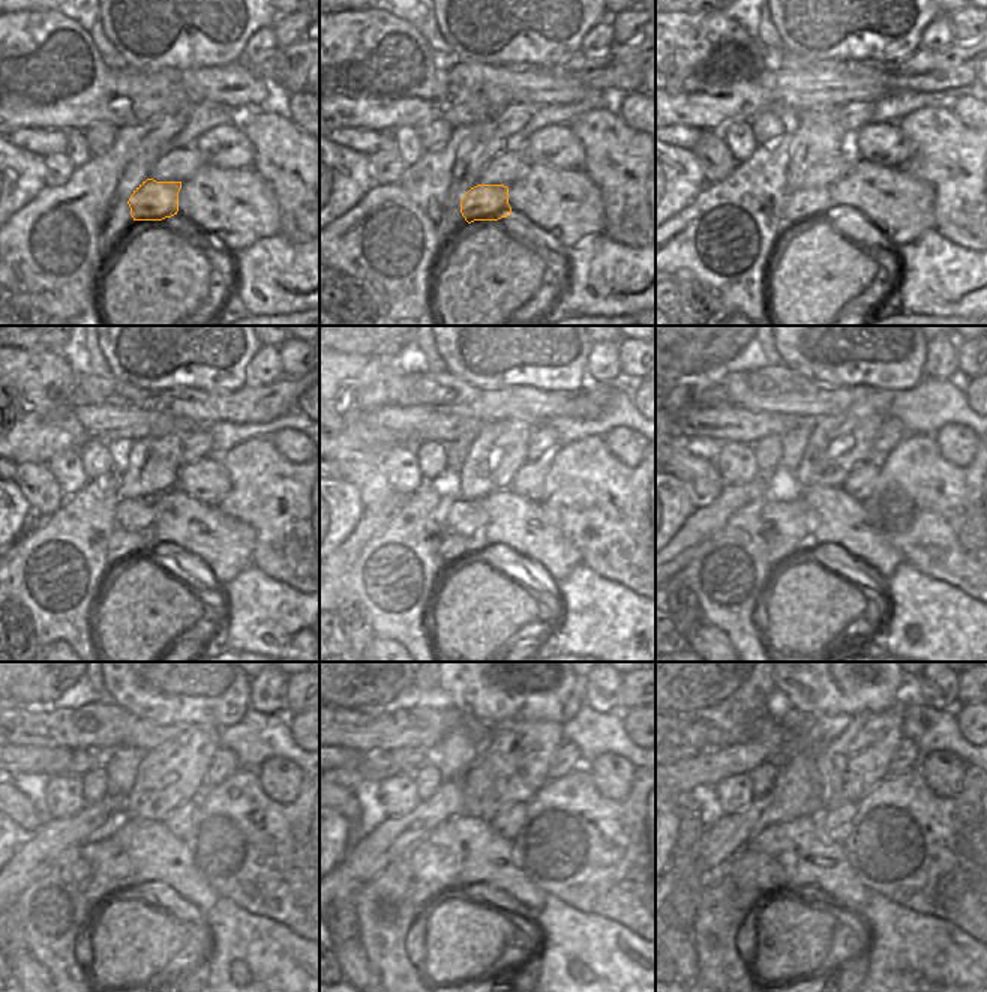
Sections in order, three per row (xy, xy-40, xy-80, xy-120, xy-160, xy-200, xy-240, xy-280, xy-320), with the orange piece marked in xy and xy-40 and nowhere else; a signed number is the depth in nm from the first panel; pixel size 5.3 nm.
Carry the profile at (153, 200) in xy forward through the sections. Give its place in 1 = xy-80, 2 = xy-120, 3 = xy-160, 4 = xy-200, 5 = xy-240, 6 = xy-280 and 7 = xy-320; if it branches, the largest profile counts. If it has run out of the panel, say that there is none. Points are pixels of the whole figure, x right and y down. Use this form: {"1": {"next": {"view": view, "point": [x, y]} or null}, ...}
{"1": {"next": {"view": "xy-80", "point": [801, 206]}}, "2": {"next": {"view": "xy-120", "point": [122, 545]}}, "3": {"next": {"view": "xy-160", "point": [453, 548]}}, "4": {"next": {"view": "xy-200", "point": [783, 550]}}, "5": {"next": {"view": "xy-240", "point": [102, 889]}}, "6": {"next": {"view": "xy-280", "point": [420, 893]}}, "7": {"next": {"view": "xy-320", "point": [741, 898]}}}

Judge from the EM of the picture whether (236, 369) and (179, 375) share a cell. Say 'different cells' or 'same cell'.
same cell

